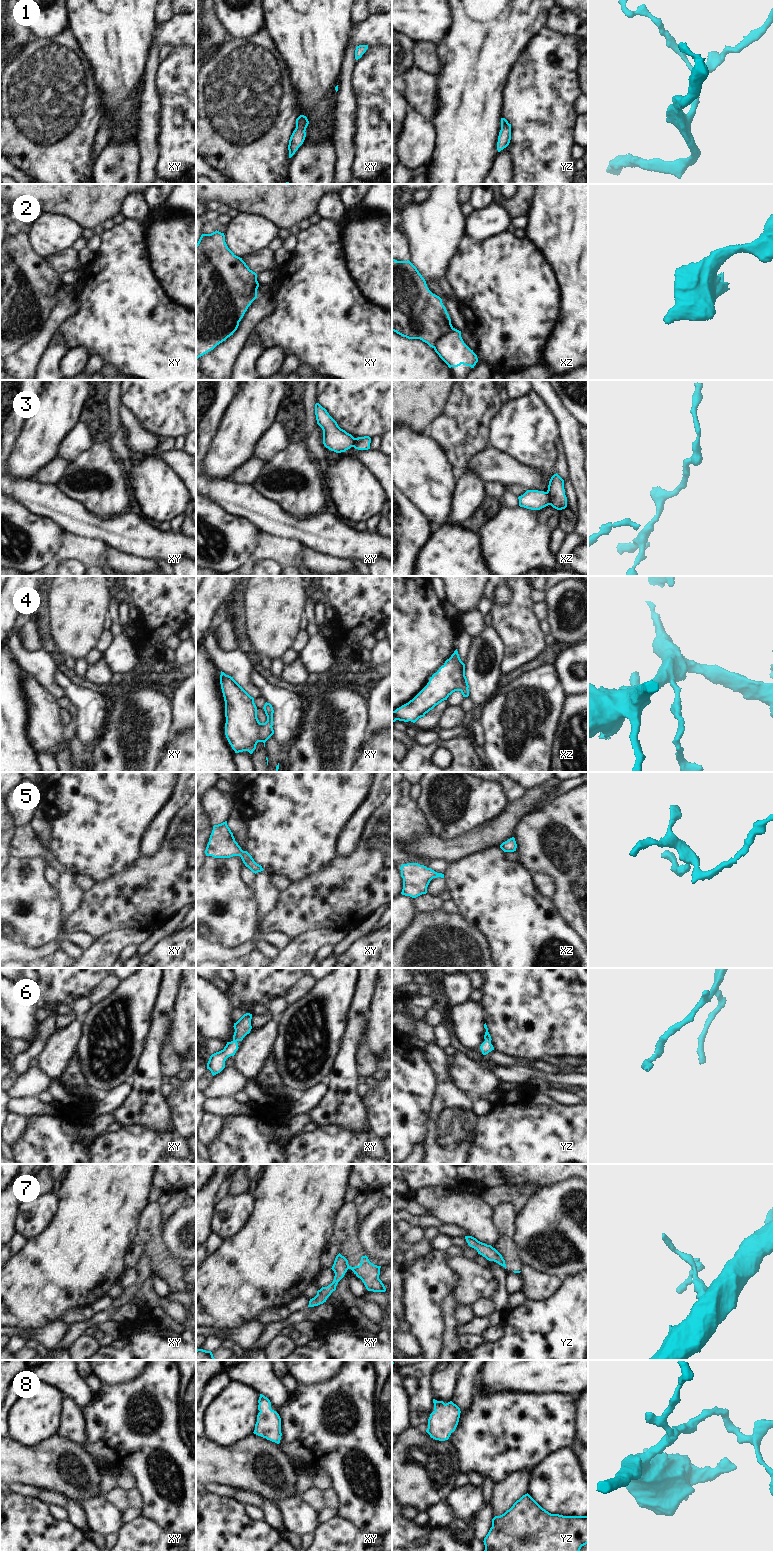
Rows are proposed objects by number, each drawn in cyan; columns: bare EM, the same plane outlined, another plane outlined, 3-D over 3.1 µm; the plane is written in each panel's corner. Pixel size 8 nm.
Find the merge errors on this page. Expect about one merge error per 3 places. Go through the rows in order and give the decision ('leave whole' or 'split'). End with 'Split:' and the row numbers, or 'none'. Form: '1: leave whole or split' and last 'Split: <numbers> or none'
1: leave whole
2: split
3: split
4: leave whole
5: leave whole
6: leave whole
7: split
8: leave whole
Split: 2, 3, 7

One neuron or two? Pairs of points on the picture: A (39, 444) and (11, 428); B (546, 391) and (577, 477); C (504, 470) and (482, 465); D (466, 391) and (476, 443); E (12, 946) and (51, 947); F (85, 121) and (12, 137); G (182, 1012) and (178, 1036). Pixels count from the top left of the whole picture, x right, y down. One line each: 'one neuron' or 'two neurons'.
A: two neurons
B: one neuron
C: one neuron
D: one neuron
E: one neuron
F: one neuron
G: one neuron

